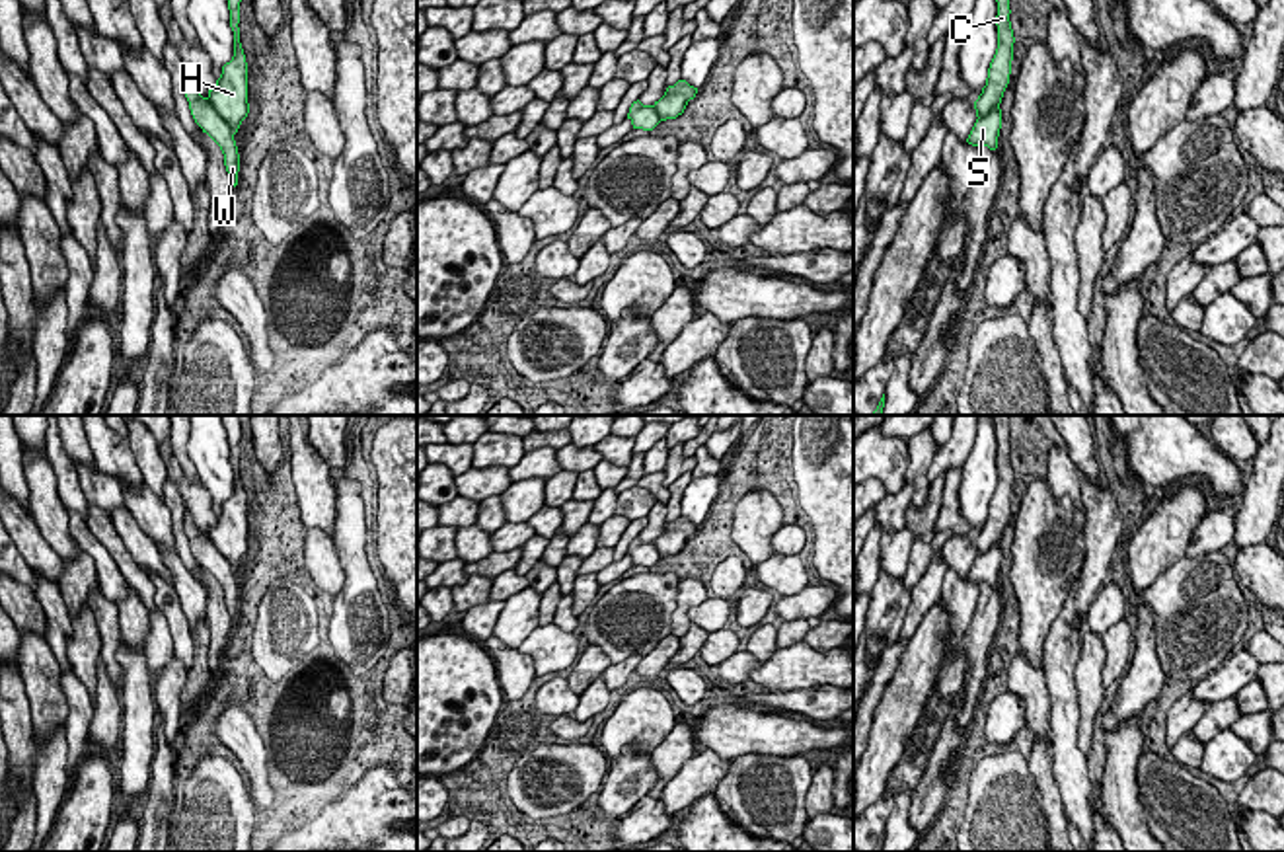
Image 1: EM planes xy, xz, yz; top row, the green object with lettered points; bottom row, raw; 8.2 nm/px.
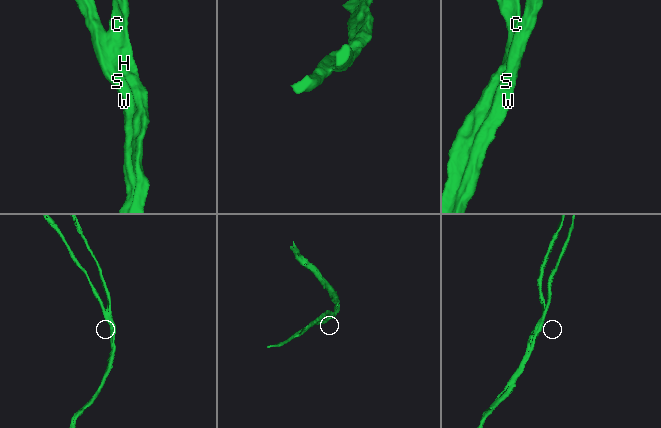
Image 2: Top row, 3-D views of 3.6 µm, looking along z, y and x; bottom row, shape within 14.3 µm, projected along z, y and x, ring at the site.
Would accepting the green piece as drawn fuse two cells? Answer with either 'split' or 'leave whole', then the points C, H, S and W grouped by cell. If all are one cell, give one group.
split; C H / S W

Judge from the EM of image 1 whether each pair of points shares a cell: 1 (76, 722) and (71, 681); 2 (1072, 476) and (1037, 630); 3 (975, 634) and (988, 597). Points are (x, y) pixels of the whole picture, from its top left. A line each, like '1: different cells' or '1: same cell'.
1: same cell
2: different cells
3: same cell

